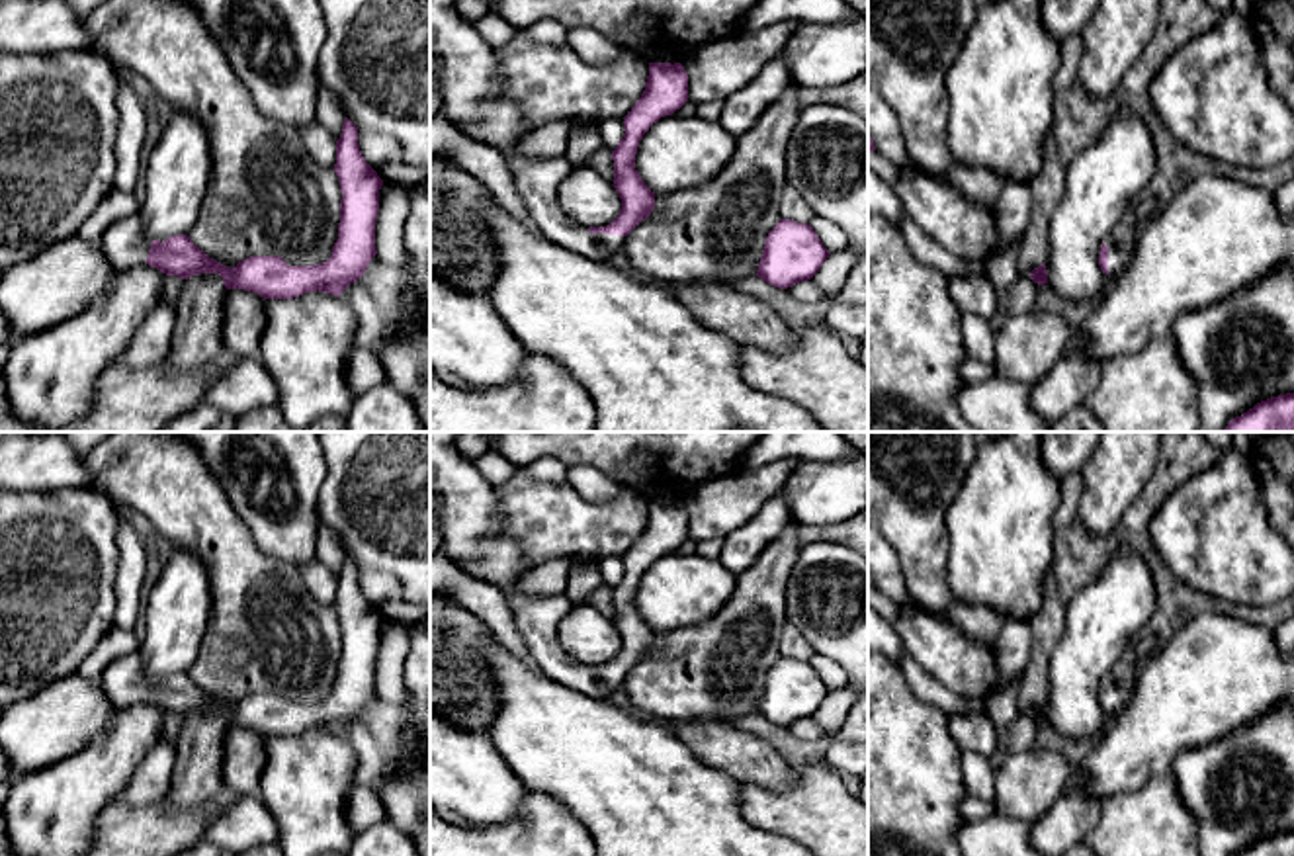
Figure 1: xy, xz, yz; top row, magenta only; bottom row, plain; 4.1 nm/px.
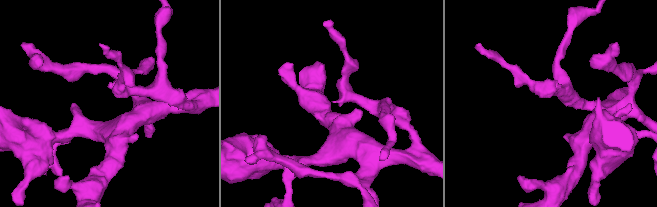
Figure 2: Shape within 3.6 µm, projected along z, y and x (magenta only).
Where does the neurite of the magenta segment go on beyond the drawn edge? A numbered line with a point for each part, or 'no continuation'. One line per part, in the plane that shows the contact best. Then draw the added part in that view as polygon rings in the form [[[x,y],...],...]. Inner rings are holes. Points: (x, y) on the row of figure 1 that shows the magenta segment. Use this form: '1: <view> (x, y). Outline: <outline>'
1: xz (464, 63). Outline: [[[430,0],[430,76],[438,80],[442,92],[442,111],[463,135],[500,150],[516,188],[528,207],[536,231],[557,246],[569,248],[581,256],[606,262],[624,248],[625,236],[592,235],[565,215],[559,205],[559,186],[569,176],[565,154],[559,156],[524,156],[518,150],[520,141],[530,133],[522,127],[522,111],[502,96],[502,84],[496,74],[496,49],[465,20],[457,0]]]

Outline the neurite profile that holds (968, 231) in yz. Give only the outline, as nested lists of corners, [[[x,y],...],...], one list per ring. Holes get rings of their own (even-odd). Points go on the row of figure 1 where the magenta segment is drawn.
[[[870,86],[868,135],[876,150],[899,168],[901,176],[893,188],[907,215],[923,233],[964,262],[981,262],[995,252],[993,209],[970,201],[940,176],[915,168],[907,156],[897,115]]]

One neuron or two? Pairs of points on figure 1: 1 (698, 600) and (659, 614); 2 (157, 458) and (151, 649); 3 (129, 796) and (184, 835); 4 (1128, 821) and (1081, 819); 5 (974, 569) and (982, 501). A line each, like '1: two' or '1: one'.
1: one
2: two
3: two
4: two
5: one

